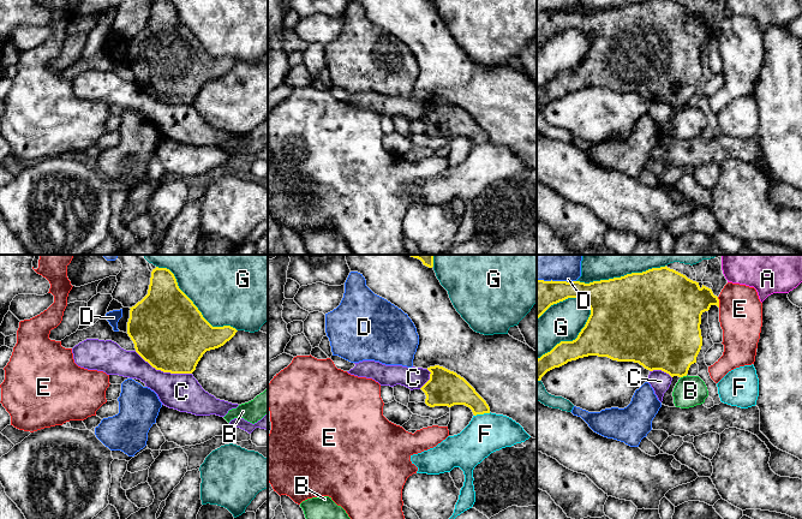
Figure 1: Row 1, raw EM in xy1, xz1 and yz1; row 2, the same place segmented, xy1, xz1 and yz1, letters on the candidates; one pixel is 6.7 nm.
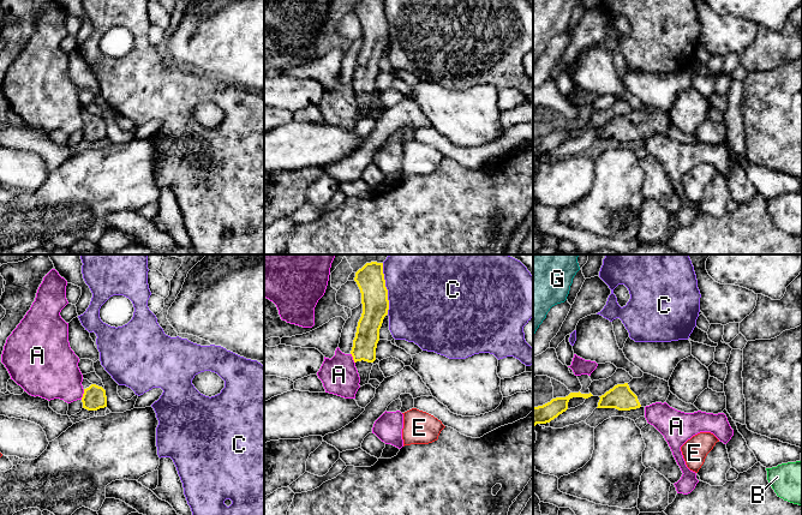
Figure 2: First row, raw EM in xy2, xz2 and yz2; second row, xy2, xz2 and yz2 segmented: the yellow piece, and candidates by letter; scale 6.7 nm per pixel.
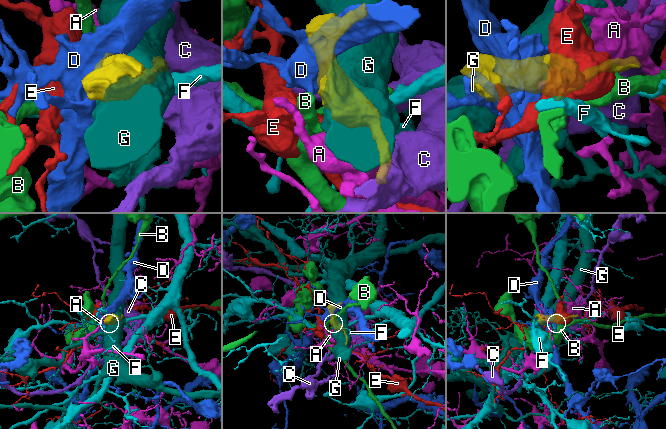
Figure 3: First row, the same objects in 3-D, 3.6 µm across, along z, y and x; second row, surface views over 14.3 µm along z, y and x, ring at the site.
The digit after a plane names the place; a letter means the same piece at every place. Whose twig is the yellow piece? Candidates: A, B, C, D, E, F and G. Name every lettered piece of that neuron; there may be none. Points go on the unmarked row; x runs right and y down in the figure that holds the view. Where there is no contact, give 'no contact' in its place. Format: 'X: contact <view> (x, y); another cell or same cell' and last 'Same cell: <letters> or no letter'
A: contact xy2 (83, 125); another cell
B: contact yz1 (683, 106); another cell
C: contact xy1 (163, 102); another cell
D: contact yz1 (556, 12); another cell
E: contact yz1 (718, 33); another cell
F: contact xz1 (482, 144); another cell
G: contact yz1 (573, 71); another cell
Same cell: no letter

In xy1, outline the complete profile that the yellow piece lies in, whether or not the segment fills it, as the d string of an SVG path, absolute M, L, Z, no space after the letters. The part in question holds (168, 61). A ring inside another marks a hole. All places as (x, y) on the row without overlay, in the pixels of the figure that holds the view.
M152 0L148 25L130 40L127 65L136 83L163 103L192 105L207 82L223 77L238 62L231 56L213 58L179 19L169 0Z

